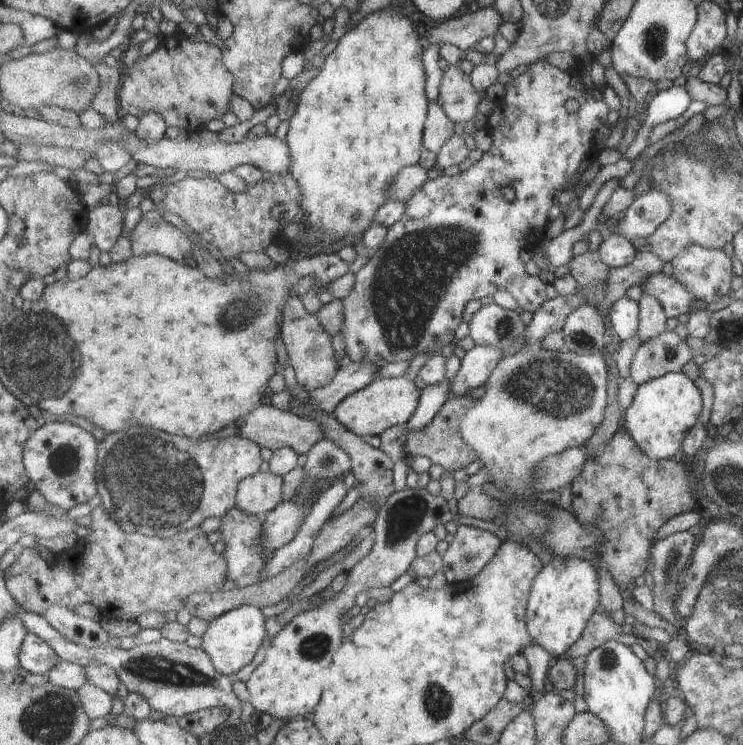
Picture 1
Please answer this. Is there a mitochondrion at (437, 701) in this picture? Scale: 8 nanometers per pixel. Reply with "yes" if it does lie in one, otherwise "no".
yes

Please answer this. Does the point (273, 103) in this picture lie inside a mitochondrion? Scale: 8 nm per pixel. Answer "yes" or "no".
no

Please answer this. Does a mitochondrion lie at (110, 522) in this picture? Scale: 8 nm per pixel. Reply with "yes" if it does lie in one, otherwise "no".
yes

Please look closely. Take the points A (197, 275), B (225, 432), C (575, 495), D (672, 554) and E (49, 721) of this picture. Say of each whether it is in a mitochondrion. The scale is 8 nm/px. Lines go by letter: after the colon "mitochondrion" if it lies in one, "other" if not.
A: other
B: other
C: other
D: mitochondrion
E: mitochondrion

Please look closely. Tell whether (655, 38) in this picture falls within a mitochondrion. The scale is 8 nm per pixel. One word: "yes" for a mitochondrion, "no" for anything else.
yes

